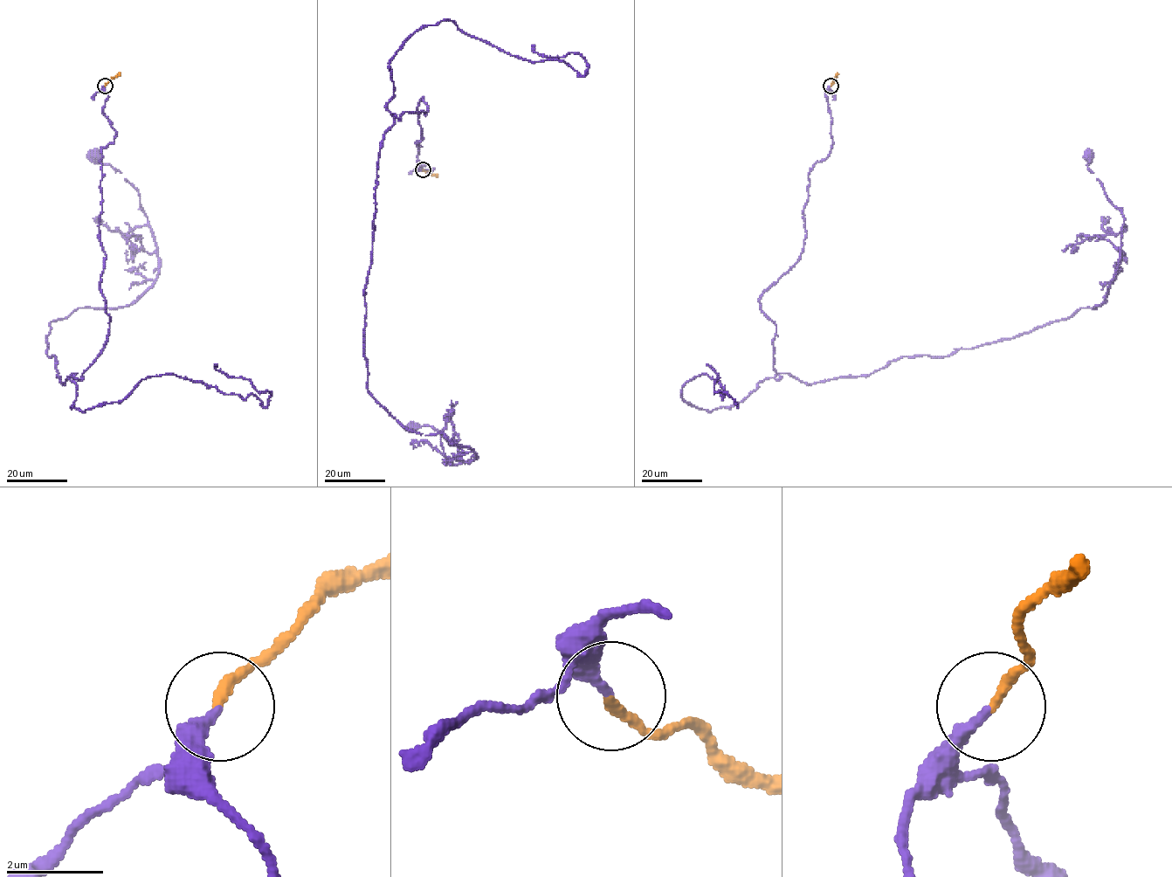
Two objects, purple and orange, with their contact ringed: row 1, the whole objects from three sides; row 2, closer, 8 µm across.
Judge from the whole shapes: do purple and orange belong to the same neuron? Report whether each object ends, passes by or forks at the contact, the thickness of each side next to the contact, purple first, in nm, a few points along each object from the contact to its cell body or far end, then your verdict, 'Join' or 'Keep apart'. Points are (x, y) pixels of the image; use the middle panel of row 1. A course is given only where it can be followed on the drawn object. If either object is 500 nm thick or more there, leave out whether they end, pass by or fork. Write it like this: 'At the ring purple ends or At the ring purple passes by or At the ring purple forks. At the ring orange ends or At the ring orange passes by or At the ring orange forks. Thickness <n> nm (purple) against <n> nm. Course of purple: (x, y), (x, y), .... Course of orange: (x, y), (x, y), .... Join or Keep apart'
At the ring purple ends. At the ring orange ends. Thickness 240 nm (purple) against 220 nm. Course of purple: (423, 169), (423, 98), (427, 114), (391, 113), (380, 145), (367, 390), (476, 457), (412, 427). Course of orange: (423, 169), (437, 176). Join

